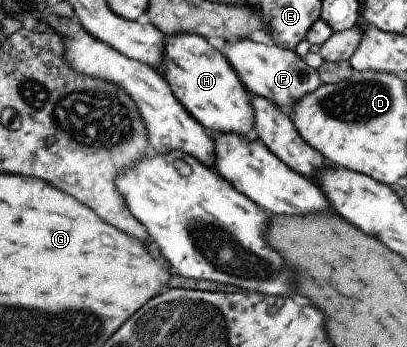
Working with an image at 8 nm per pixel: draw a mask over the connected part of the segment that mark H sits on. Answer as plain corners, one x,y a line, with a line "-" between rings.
179,33
164,40
164,55
159,70
169,83
173,96
208,131
234,133
255,139
254,114
250,92
246,90
217,43
201,35

